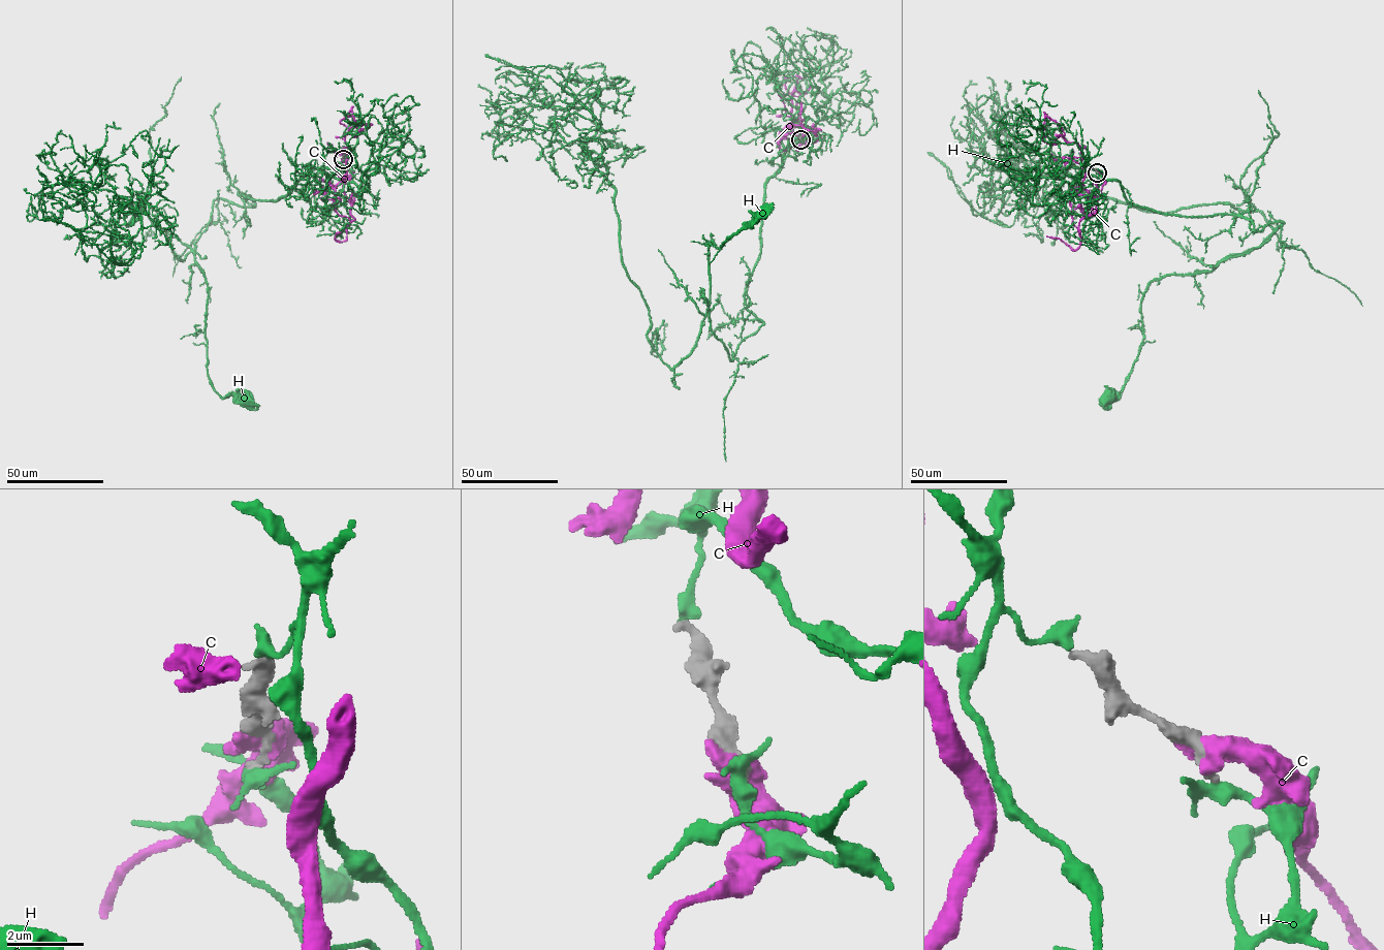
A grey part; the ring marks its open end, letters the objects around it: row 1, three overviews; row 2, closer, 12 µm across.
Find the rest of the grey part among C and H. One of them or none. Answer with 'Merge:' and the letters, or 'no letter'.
Merge: no letter

